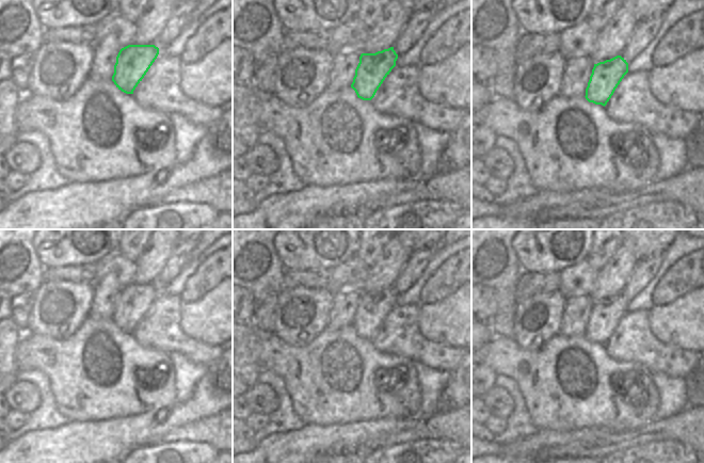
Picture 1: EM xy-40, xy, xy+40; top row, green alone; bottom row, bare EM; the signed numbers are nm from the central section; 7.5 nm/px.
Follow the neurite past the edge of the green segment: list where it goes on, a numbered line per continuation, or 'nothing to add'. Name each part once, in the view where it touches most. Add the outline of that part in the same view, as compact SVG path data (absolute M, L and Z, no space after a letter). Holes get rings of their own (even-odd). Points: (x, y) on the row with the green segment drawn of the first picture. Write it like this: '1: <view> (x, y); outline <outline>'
nothing to add

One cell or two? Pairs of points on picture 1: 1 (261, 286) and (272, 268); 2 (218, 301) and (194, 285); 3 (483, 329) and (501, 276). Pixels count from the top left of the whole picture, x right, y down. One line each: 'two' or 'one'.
1: one
2: two
3: two

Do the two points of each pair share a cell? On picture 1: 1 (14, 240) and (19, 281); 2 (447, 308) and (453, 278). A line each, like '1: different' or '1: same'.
1: same
2: different

